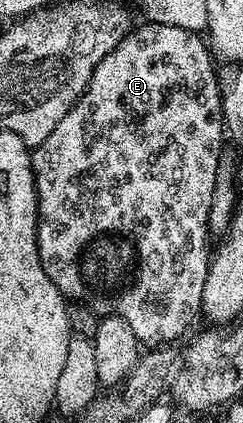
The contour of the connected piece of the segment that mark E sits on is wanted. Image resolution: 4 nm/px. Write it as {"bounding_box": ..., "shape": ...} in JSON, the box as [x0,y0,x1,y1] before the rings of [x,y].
{"bounding_box":[32,21,223,345],"shape":[[[150,21],[143,23],[142,27],[134,26],[129,34],[123,37],[123,41],[119,41],[119,45],[115,45],[115,49],[111,49],[111,53],[107,53],[103,57],[103,61],[99,61],[99,65],[93,70],[93,76],[87,85],[87,89],[79,97],[77,104],[69,110],[67,117],[63,117],[63,121],[59,121],[59,125],[55,125],[55,130],[51,133],[51,137],[47,137],[47,141],[43,141],[38,147],[32,148],[33,177],[35,179],[35,189],[37,190],[37,248],[39,249],[39,261],[47,273],[47,277],[51,277],[51,281],[61,290],[66,300],[74,303],[84,303],[90,310],[96,312],[97,315],[101,317],[106,315],[118,315],[119,317],[123,317],[123,321],[127,321],[127,325],[131,325],[131,330],[134,331],[138,343],[142,345],[165,345],[161,343],[175,342],[196,319],[198,321],[201,315],[204,283],[207,281],[210,263],[209,251],[205,249],[205,242],[208,241],[209,234],[211,234],[209,210],[211,209],[211,201],[215,193],[215,185],[217,184],[217,170],[221,168],[223,162],[223,156],[221,156],[221,131],[223,135],[221,93],[223,87],[219,79],[217,83],[217,71],[213,68],[215,59],[211,54],[211,48],[208,42],[206,42],[198,32],[188,31],[176,25],[159,24]]]}

